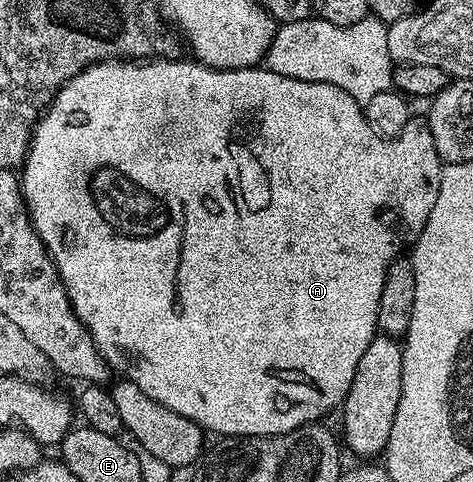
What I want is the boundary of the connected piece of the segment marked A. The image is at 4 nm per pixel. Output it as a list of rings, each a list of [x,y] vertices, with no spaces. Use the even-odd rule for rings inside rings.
[[[186,58],[164,59],[154,61],[108,61],[95,63],[81,73],[77,73],[56,95],[51,96],[45,113],[39,116],[35,130],[31,132],[31,147],[27,150],[27,160],[21,168],[21,186],[23,199],[31,212],[31,223],[35,232],[46,245],[76,317],[87,326],[87,332],[93,337],[97,349],[107,360],[107,366],[112,369],[120,367],[126,378],[141,389],[153,401],[173,409],[173,413],[181,413],[181,417],[189,417],[204,432],[216,431],[219,437],[234,437],[236,435],[284,435],[308,423],[319,423],[322,415],[331,410],[342,408],[347,399],[349,385],[353,385],[353,377],[357,373],[357,364],[365,349],[369,349],[369,341],[373,341],[379,331],[379,306],[381,305],[381,289],[385,285],[387,270],[394,259],[400,258],[408,249],[414,248],[421,237],[421,229],[425,229],[425,221],[429,221],[429,213],[433,213],[433,205],[437,202],[437,193],[441,189],[441,173],[444,162],[437,153],[437,145],[433,145],[433,133],[429,129],[426,118],[413,117],[405,125],[405,129],[396,139],[383,139],[373,129],[367,120],[366,110],[356,99],[349,97],[345,89],[337,89],[337,85],[329,85],[321,81],[297,81],[293,77],[281,77],[281,73],[268,71],[266,66],[256,65],[245,69],[229,69],[222,71],[216,67],[207,67],[198,61],[186,63]]]

